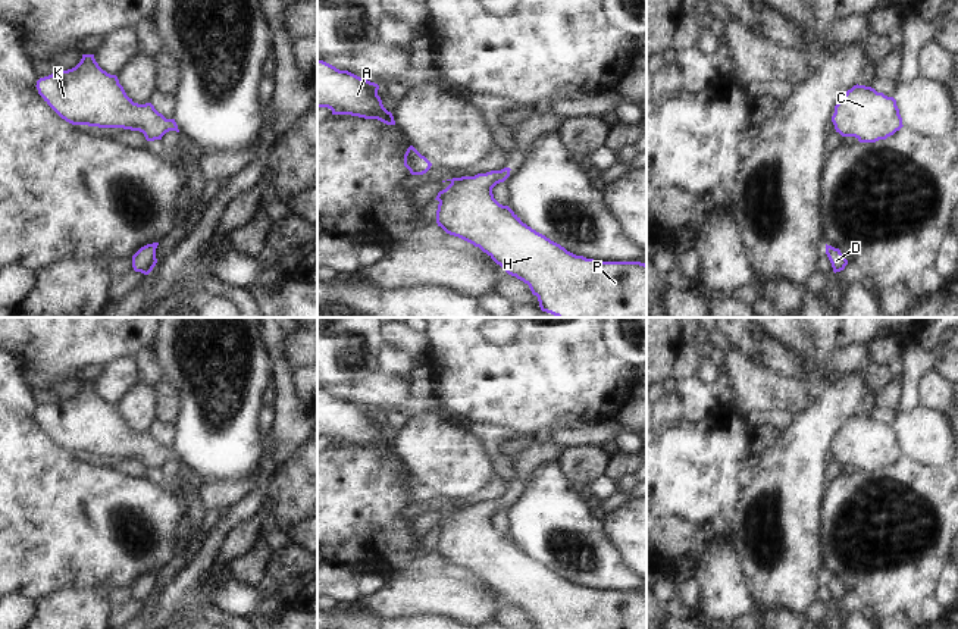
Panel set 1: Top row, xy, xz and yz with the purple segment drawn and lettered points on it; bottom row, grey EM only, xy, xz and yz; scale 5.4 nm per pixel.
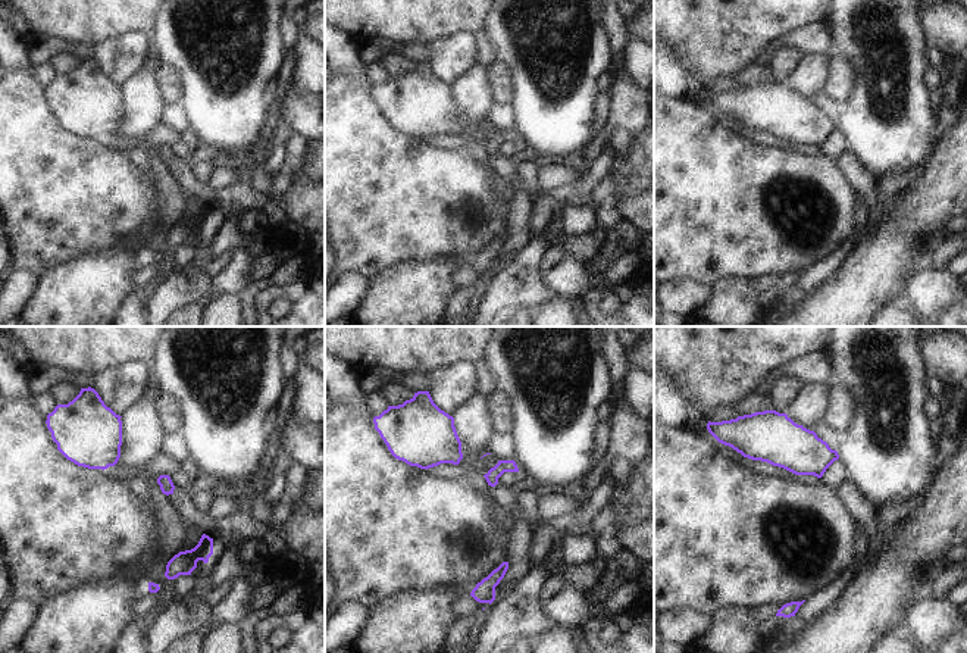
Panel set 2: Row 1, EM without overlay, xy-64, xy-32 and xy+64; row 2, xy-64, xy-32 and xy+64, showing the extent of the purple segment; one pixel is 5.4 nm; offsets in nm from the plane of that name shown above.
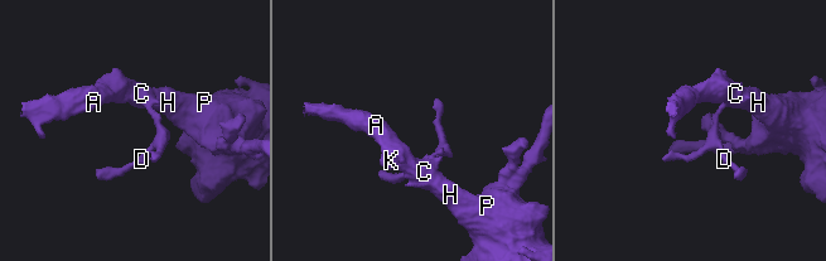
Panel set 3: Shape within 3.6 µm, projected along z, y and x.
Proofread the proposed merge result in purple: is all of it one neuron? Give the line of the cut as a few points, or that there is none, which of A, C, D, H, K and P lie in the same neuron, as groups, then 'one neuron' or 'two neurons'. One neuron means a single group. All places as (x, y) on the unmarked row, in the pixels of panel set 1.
no cut; A C D H K P; one neuron

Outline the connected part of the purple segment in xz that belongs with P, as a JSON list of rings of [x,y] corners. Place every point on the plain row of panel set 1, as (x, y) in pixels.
[[[510,497],[447,508],[451,513],[438,522],[436,553],[447,563],[458,566],[486,582],[508,604],[529,614],[538,629],[647,629],[647,594],[641,591],[597,591],[567,581],[560,573],[536,561],[508,536],[500,533],[492,517],[510,506]]]

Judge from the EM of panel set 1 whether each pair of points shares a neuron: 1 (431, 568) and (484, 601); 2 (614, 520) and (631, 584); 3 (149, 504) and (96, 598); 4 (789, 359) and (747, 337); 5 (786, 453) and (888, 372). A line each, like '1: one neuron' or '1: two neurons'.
1: two neurons
2: two neurons
3: two neurons
4: one neuron
5: two neurons

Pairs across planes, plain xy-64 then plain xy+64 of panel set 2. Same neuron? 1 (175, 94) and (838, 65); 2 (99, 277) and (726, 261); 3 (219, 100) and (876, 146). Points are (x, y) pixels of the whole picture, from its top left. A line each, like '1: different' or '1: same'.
1: same
2: different
3: same

